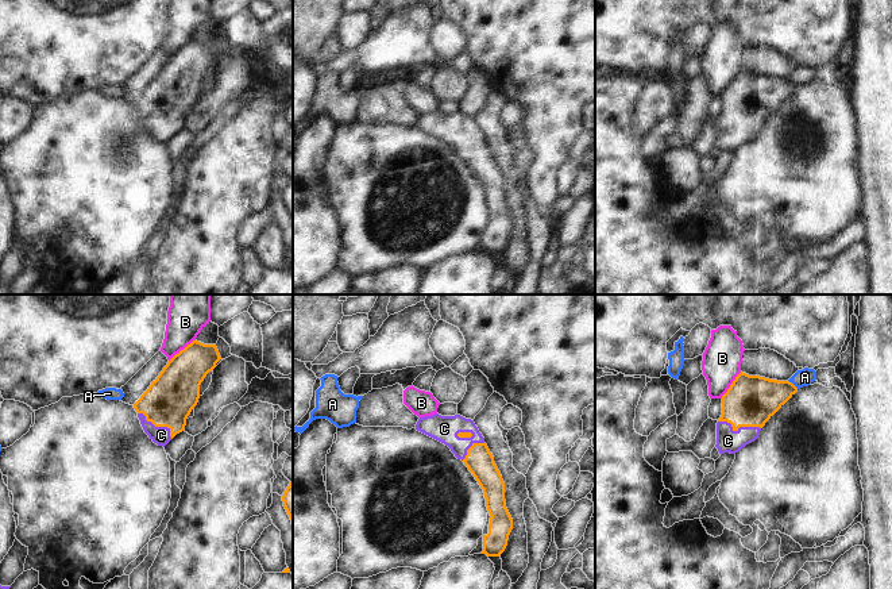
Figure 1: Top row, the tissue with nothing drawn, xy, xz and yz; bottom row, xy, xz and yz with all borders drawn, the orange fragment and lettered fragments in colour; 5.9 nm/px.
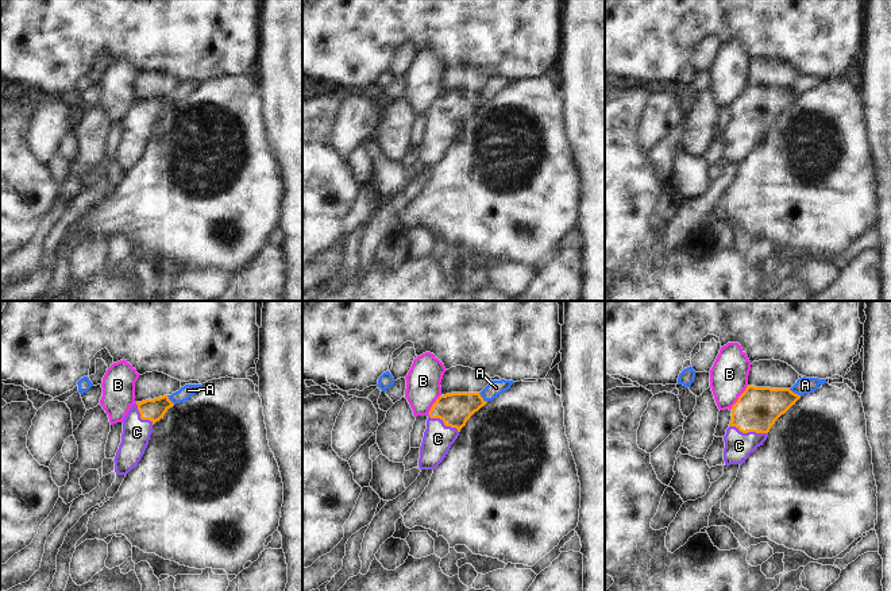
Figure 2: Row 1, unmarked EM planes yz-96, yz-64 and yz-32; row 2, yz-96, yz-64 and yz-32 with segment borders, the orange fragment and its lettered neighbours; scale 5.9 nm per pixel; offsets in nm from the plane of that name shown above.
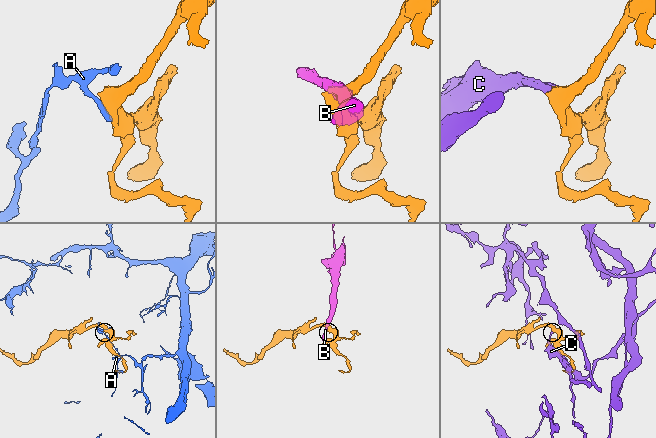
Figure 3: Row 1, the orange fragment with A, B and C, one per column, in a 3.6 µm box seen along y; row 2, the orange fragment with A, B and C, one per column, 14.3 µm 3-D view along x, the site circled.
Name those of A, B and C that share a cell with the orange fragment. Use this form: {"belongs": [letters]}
{"belongs": ["C"]}

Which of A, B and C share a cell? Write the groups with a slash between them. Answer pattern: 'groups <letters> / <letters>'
groups A / B / C

